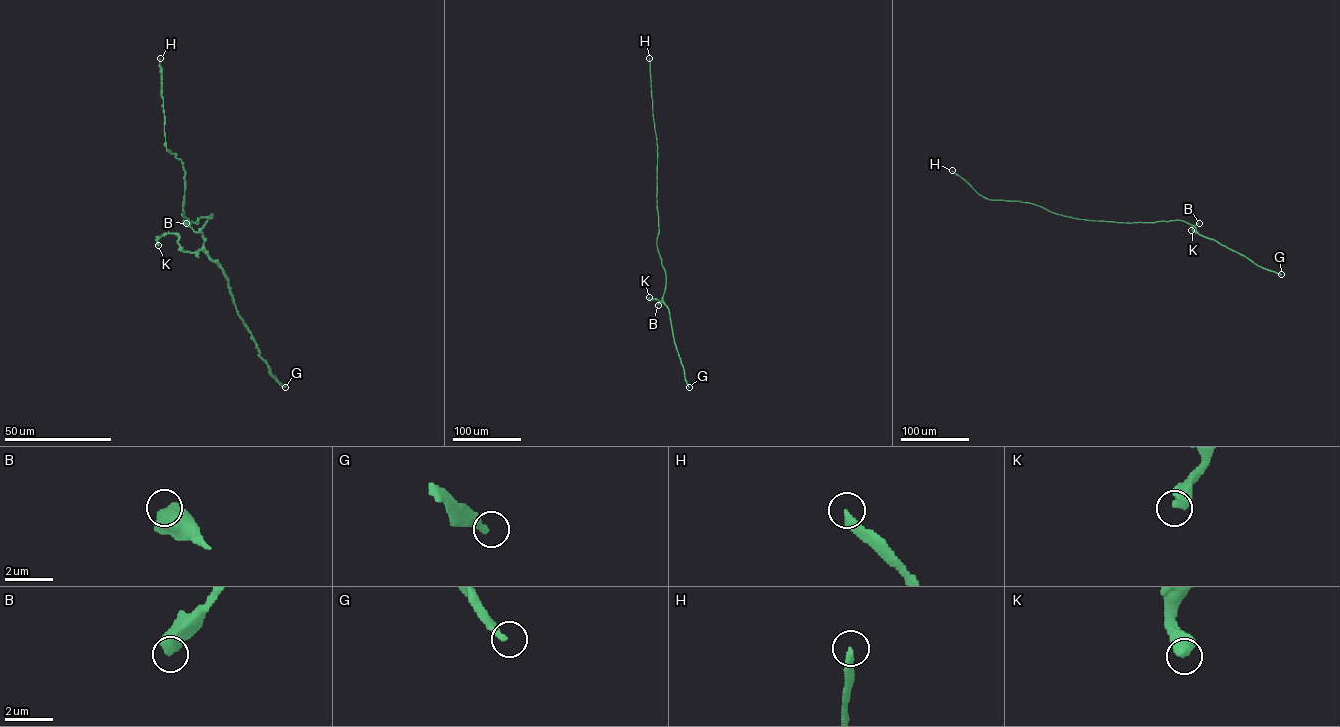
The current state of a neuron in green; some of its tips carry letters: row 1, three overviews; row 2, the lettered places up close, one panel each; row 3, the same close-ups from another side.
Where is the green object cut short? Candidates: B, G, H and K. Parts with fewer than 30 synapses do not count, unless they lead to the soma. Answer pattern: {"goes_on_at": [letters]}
{"goes_on_at": ["H"]}

